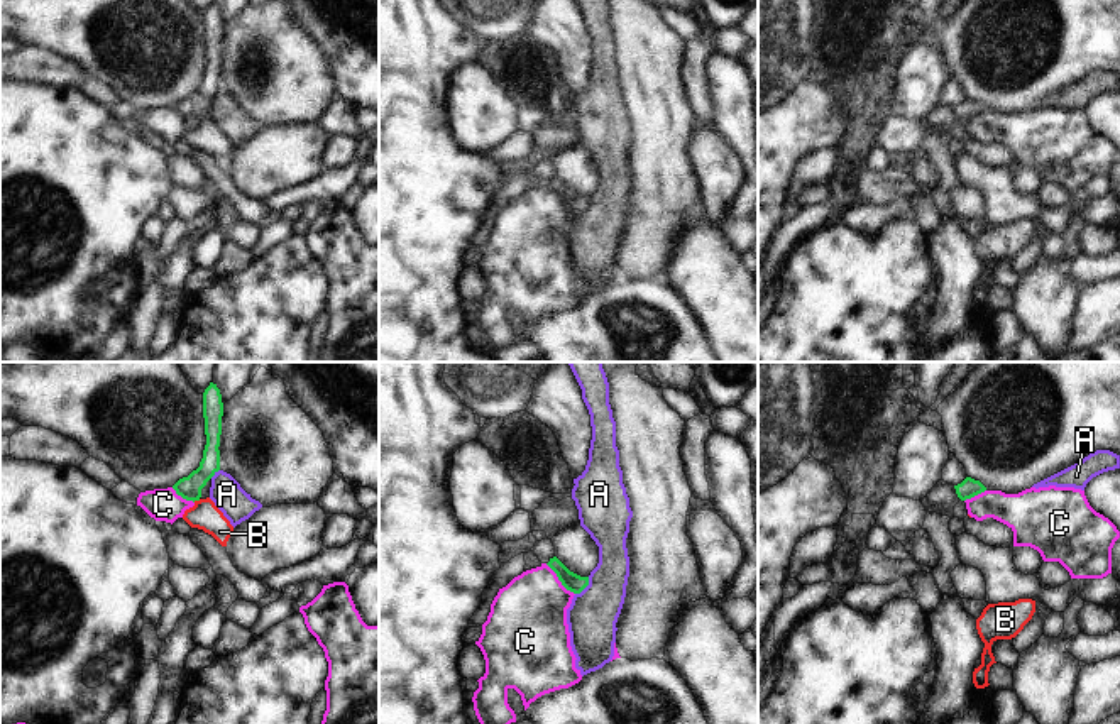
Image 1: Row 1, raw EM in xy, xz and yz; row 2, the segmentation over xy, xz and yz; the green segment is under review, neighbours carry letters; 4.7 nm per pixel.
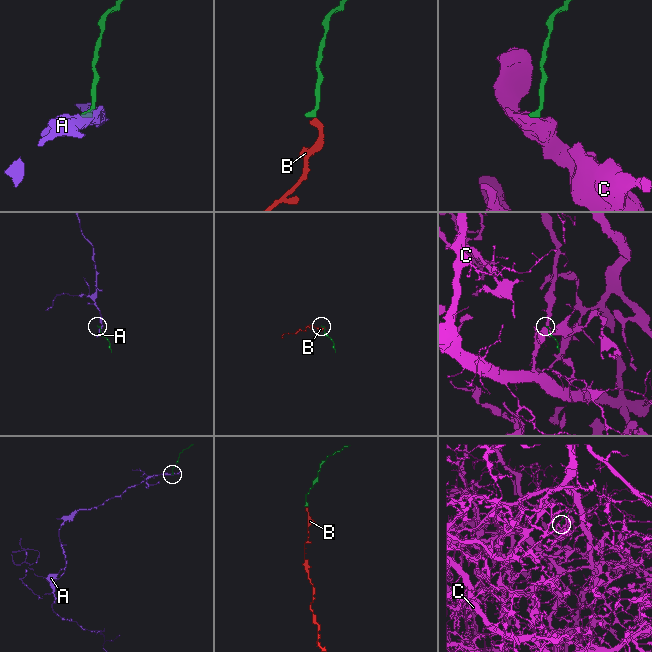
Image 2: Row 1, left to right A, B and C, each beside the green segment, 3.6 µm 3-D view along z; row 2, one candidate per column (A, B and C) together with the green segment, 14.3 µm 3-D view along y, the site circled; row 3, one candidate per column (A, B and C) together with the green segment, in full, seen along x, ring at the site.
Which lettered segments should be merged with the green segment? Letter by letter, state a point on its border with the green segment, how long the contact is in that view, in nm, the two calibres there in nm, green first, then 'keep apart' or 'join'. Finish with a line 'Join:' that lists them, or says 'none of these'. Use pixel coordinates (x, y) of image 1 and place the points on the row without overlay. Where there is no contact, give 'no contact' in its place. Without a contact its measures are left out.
A: xz (584, 208) | 110 nm | 90/240 nm | keep apart
B: xy (197, 120) | 40 nm | 110/140 nm | join
C: xz (559, 200) | 200 nm | 90/360 nm | keep apart
Join: B

